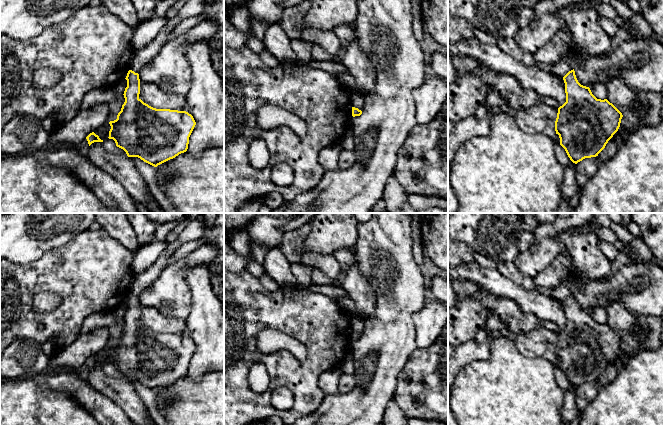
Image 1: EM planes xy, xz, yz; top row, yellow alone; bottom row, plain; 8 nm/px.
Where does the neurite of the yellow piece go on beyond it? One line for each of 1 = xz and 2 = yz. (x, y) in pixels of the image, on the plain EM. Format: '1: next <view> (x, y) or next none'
1: next none
2: next none

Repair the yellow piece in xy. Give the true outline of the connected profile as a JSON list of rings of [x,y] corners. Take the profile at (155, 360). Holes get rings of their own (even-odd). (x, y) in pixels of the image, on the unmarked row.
[[[129,294],[125,303],[125,326],[117,343],[109,346],[111,353],[108,362],[113,363],[116,370],[123,373],[128,381],[138,381],[154,391],[186,376],[189,361],[196,349],[193,340],[186,335],[156,333],[149,330],[139,322],[139,298]]]

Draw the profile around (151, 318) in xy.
[[[140,305],[139,323],[156,333],[185,335],[185,320],[167,317],[157,309]]]

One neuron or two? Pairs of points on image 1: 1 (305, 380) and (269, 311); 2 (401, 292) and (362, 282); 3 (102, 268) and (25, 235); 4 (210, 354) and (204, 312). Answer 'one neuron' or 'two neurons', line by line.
1: one neuron
2: two neurons
3: two neurons
4: one neuron

